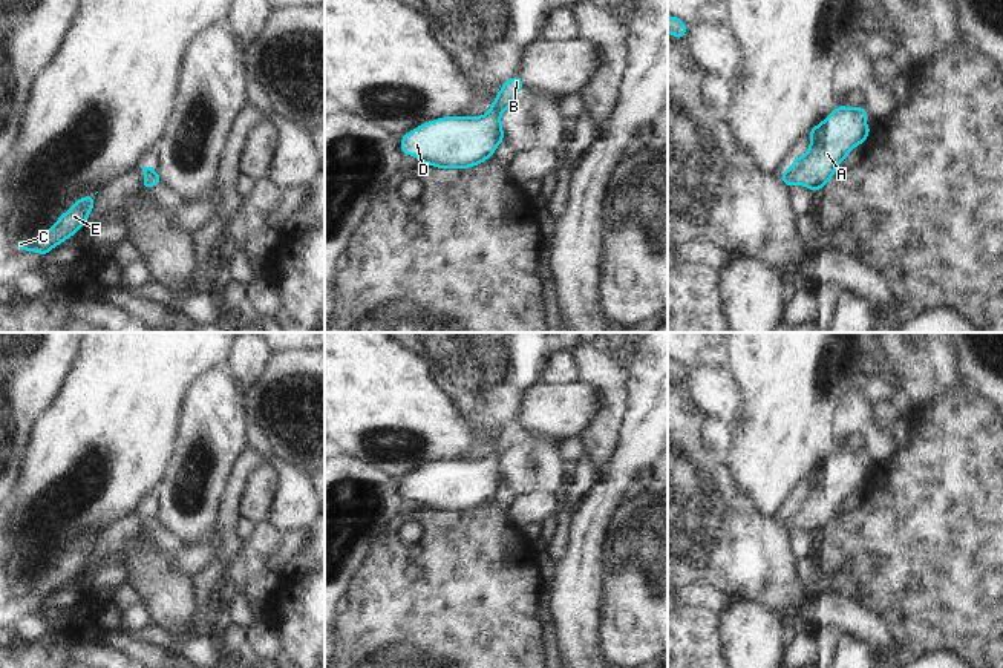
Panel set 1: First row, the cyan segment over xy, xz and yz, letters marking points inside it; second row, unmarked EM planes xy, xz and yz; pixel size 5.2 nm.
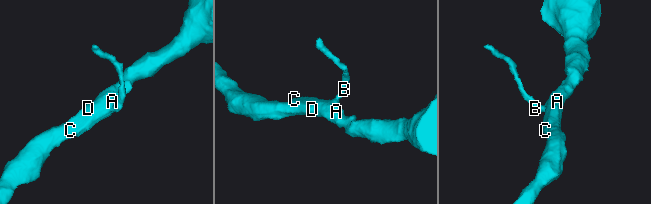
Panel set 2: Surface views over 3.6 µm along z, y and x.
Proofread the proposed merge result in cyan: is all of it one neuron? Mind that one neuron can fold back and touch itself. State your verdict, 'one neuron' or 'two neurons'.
one neuron

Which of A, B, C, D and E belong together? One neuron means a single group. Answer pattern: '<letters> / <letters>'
A B C D E

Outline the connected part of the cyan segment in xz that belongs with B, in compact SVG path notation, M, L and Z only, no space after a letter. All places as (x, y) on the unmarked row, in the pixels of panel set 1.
M519 418L507 423L482 460L444 460L401 480L403 498L438 512L469 512L488 503L504 486L501 457L524 431Z

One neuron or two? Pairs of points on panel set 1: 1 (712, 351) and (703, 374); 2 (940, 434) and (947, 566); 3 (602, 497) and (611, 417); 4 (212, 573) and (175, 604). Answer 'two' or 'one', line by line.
1: two
2: one
3: two
4: two

